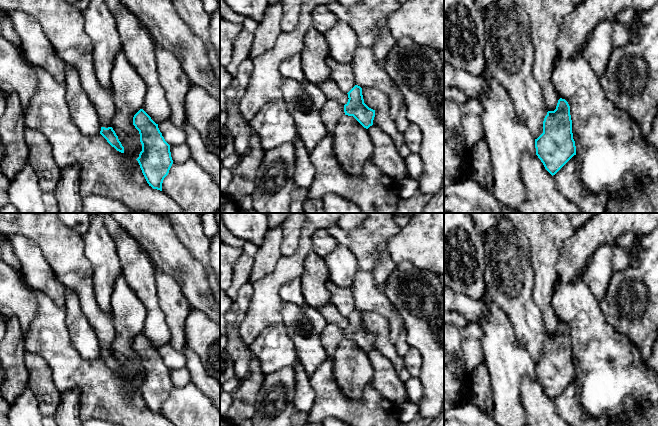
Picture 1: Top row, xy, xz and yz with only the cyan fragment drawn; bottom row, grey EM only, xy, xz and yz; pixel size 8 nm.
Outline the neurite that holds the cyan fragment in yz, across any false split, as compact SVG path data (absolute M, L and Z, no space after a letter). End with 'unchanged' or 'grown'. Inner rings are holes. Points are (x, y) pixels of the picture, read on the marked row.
M560 98L556 109L547 112L543 133L535 139L535 148L536 155L552 176L576 155L570 106L565 99Z | unchanged

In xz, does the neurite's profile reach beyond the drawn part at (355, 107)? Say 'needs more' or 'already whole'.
needs more

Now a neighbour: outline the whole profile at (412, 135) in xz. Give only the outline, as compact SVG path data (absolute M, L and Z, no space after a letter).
M410 124L403 135L405 144L409 148L410 152L419 153L422 140L420 128L414 124Z

